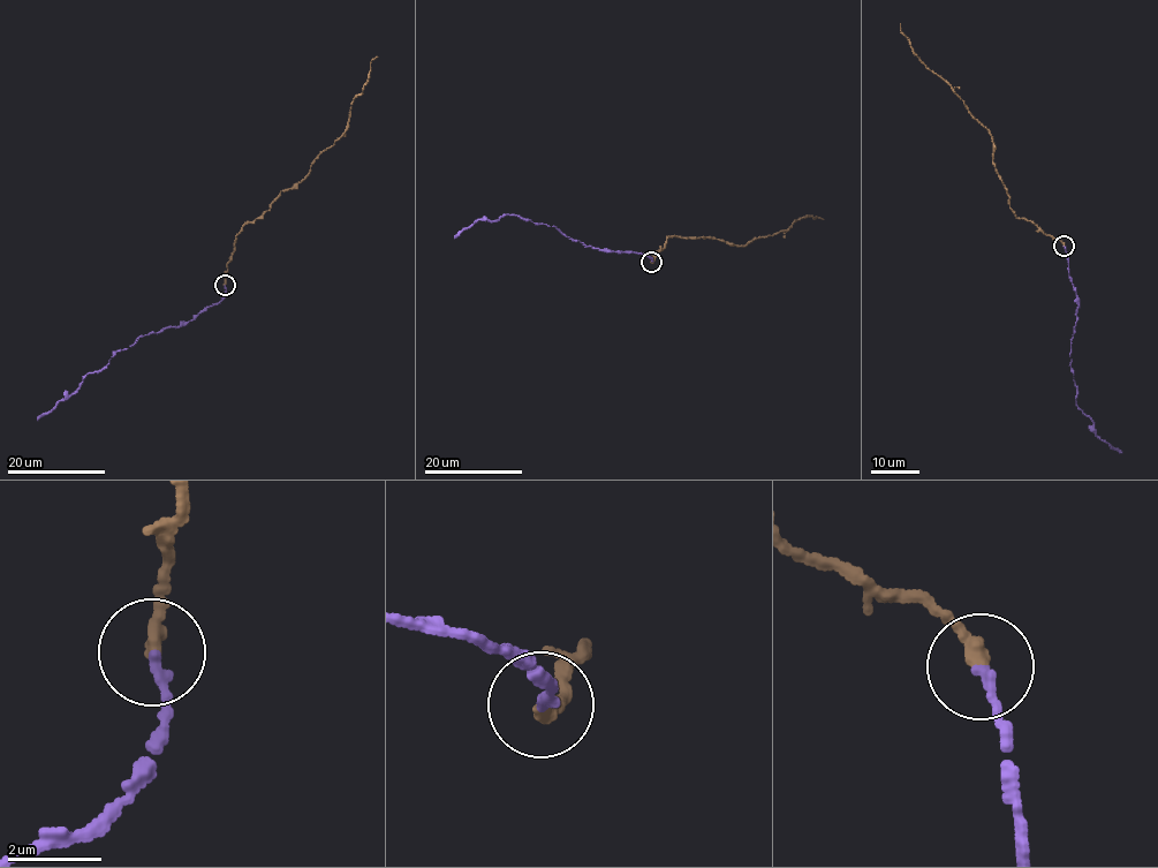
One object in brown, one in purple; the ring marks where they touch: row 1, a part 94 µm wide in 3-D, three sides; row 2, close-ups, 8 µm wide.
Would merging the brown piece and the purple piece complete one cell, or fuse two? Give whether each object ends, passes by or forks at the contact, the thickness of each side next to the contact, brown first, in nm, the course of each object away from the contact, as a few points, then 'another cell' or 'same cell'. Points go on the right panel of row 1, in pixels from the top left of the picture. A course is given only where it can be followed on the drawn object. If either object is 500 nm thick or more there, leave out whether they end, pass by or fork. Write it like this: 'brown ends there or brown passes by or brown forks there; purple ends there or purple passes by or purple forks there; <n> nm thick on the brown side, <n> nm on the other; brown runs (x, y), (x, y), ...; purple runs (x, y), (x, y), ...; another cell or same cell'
brown ends there; purple ends there; 360 nm thick on the brown side, 240 nm on the other; brown runs (1065, 246), (1016, 217), (992, 161), (992, 136), (950, 85), (921, 61), (900, 23); purple runs (1065, 246), (1079, 307), (1069, 355), (1076, 404), (1092, 422), (1096, 435), (1122, 453); same cell

